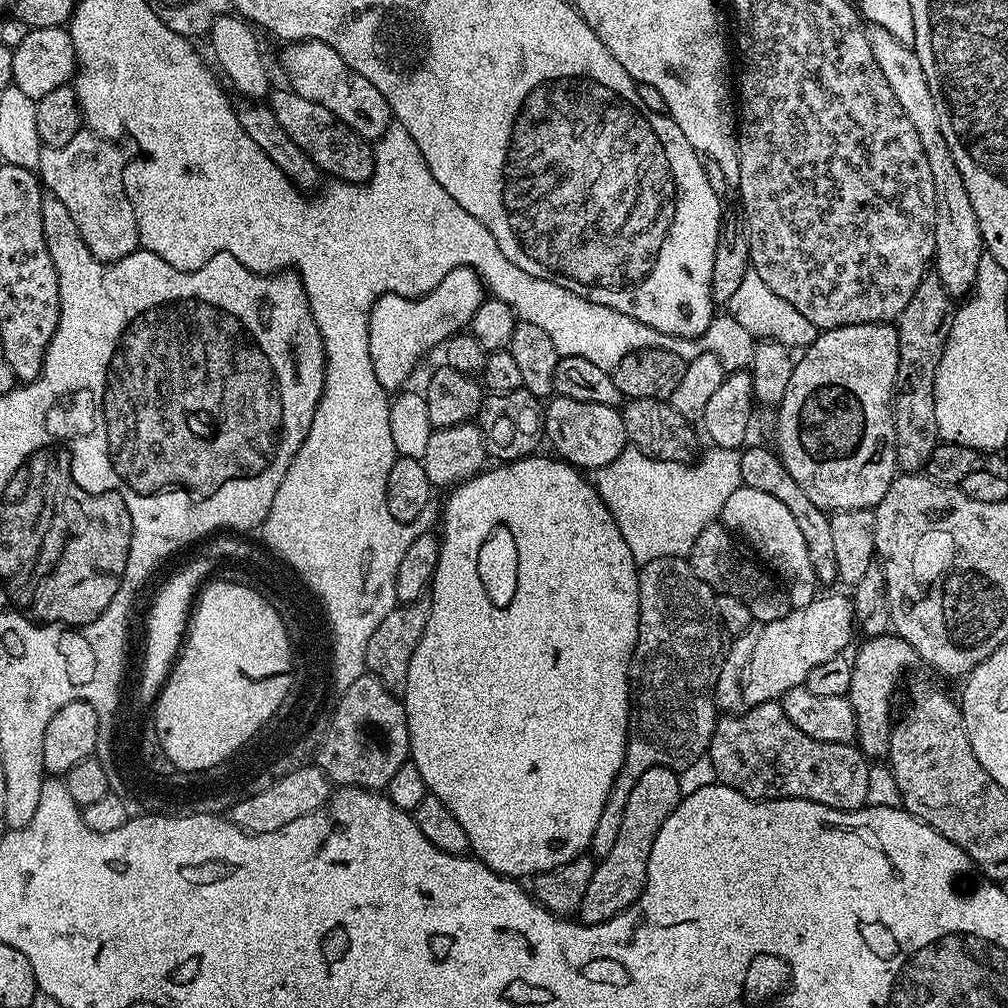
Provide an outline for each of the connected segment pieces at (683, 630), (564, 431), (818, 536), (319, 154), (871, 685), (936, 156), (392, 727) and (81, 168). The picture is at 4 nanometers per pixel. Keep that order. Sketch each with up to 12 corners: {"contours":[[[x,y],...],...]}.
{"contours":[[[682,556],[639,569],[628,749],[594,826],[634,782],[708,751],[726,636]],[[553,395],[547,443],[575,468],[610,466],[630,441],[620,408]],[[771,447],[740,452],[741,485],[794,517],[821,585],[837,583],[830,516]],[[284,88],[270,107],[321,173],[360,185],[373,145],[326,106]],[[870,636],[851,657],[855,743],[888,755],[892,699],[916,651]],[[890,30],[868,41],[934,174],[934,274],[976,286],[982,230],[922,62]],[[351,683],[315,763],[333,785],[387,789],[409,763],[403,703]],[[82,130],[41,147],[38,176],[105,262],[140,242],[130,153]]]}

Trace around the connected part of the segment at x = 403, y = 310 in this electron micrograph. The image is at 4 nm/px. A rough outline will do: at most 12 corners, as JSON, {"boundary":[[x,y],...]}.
{"boundary":[[475,268],[424,296],[374,302],[368,345],[385,390],[471,325],[486,299]]}

